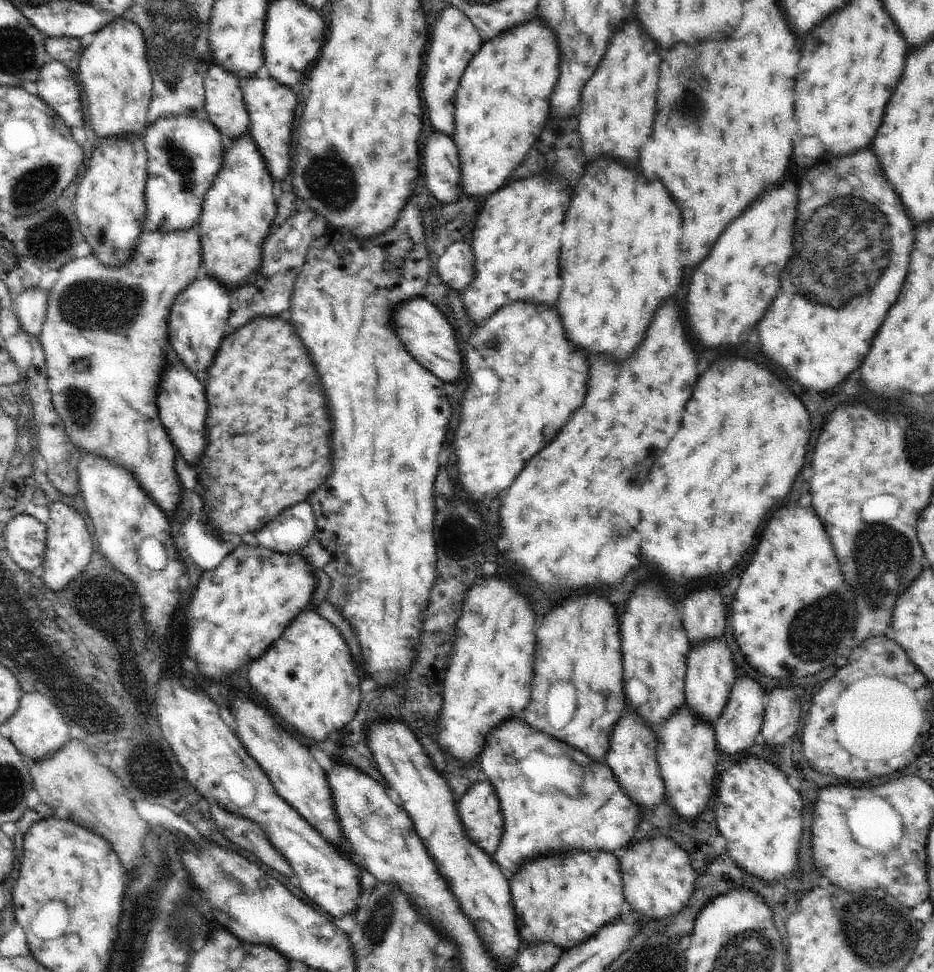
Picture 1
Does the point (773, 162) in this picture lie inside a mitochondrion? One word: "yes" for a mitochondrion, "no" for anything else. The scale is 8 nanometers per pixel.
no

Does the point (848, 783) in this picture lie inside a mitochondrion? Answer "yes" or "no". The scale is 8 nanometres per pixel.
no

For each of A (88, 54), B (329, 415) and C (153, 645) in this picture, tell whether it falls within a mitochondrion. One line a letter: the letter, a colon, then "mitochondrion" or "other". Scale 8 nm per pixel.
A: other
B: other
C: other

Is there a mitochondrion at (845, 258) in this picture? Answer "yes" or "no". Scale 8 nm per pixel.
yes

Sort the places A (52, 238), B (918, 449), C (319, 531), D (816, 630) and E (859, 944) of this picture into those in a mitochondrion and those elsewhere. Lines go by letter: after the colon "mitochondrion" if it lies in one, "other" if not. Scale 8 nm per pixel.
A: mitochondrion
B: mitochondrion
C: other
D: mitochondrion
E: mitochondrion

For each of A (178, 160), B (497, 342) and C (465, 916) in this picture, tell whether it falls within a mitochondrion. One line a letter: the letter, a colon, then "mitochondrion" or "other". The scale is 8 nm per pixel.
A: mitochondrion
B: mitochondrion
C: other

